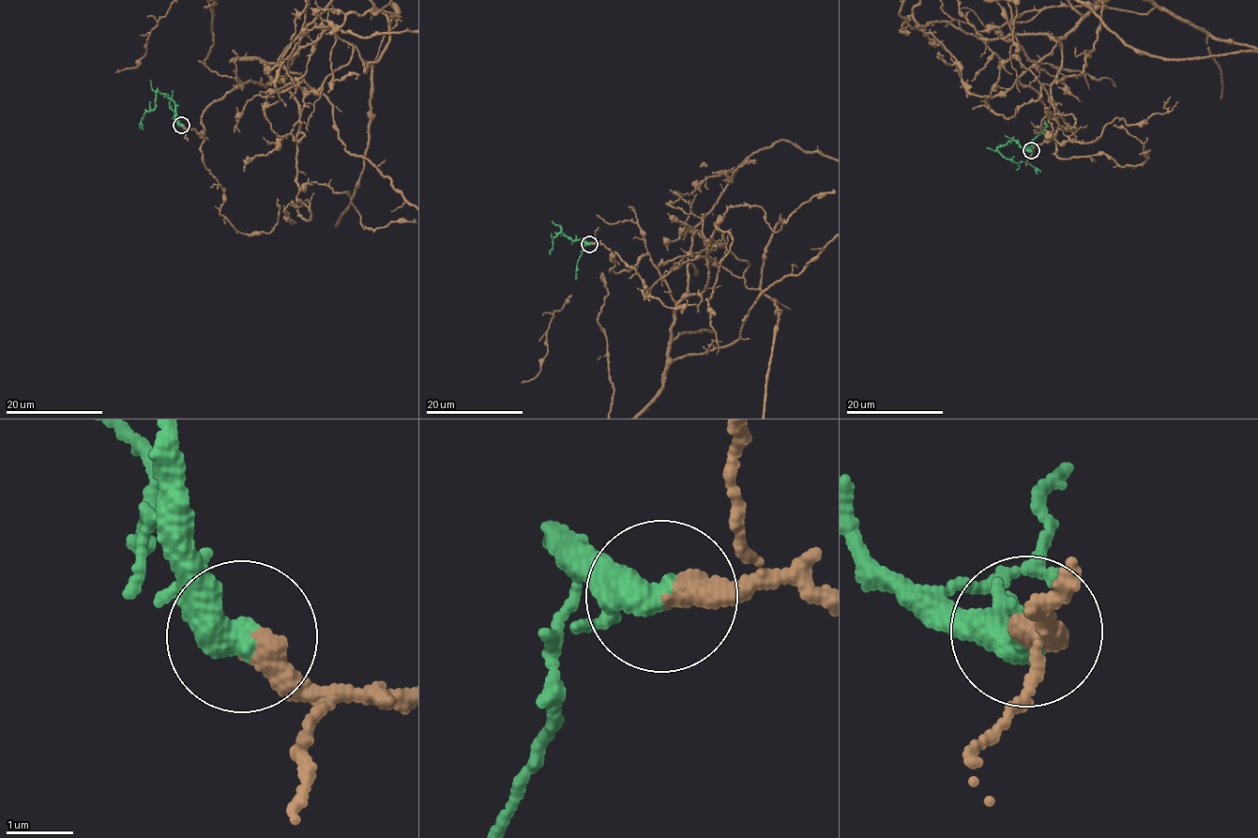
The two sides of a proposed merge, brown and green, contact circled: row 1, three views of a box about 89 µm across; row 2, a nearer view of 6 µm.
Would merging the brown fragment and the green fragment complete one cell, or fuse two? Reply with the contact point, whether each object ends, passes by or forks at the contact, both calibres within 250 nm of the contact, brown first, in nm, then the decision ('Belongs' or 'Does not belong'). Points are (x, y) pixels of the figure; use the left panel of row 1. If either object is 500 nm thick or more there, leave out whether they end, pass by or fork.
Place: (181, 125). Thickness 400 nm (brown) against 550 nm. Belongs

